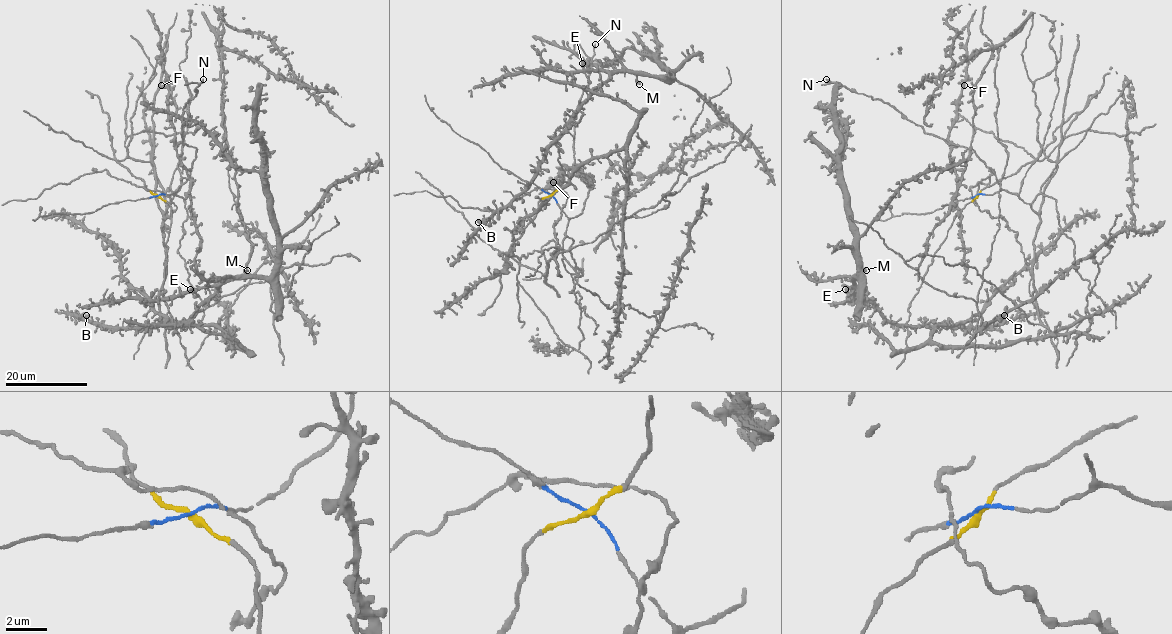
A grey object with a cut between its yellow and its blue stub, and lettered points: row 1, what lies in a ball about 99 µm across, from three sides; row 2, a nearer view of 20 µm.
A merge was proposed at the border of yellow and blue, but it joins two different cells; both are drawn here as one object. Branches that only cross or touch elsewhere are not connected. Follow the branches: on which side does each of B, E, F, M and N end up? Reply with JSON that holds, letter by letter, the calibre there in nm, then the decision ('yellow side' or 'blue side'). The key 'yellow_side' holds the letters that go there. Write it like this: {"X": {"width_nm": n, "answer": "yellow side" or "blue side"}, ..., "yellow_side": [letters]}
{"B": {"width_nm": 480, "answer": "yellow side"}, "E": {"width_nm": 320, "answer": "yellow side"}, "F": {"width_nm": 380, "answer": "blue side"}, "M": {"width_nm": 360, "answer": "yellow side"}, "N": {"width_nm": 280, "answer": "blue side"}, "yellow_side": ["B", "E", "M"]}

